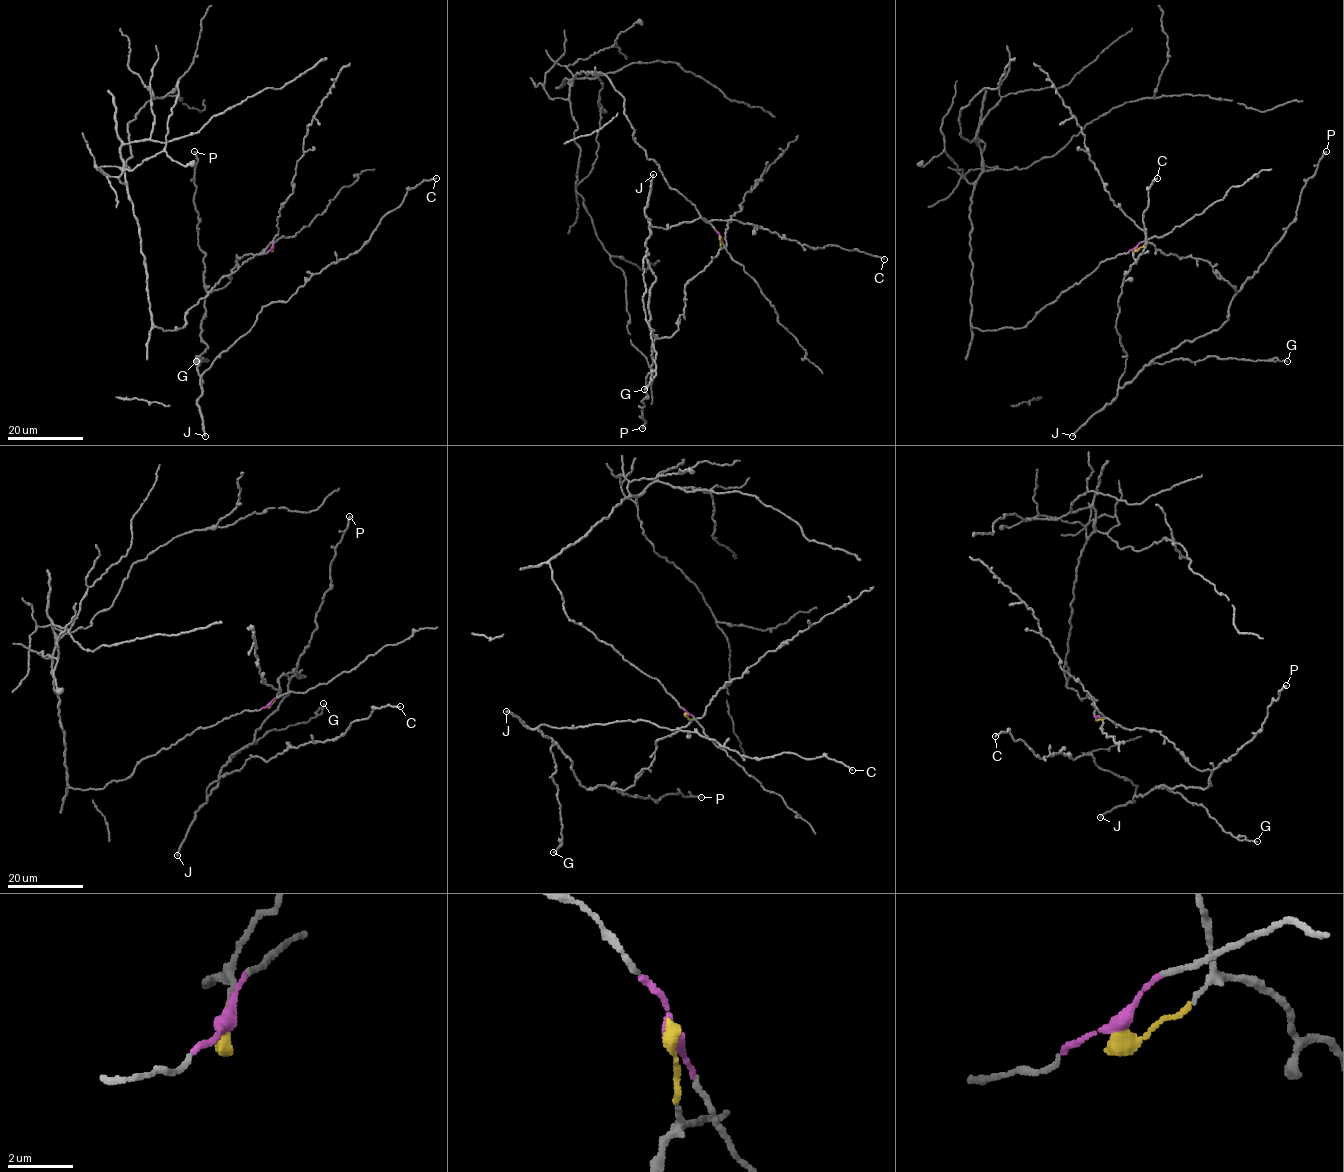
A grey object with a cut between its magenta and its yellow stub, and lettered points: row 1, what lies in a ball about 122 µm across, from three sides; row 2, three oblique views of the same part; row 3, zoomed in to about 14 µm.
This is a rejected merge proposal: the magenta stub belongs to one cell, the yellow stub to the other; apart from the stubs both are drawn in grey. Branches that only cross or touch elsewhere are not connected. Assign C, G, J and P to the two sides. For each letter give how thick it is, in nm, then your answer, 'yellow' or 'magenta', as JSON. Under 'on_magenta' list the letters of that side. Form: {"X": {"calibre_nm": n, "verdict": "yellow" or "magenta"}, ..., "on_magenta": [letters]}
{"C": {"calibre_nm": 130, "verdict": "yellow"}, "G": {"calibre_nm": 200, "verdict": "yellow"}, "J": {"calibre_nm": 200, "verdict": "yellow"}, "P": {"calibre_nm": 360, "verdict": "yellow"}, "on_magenta": []}

